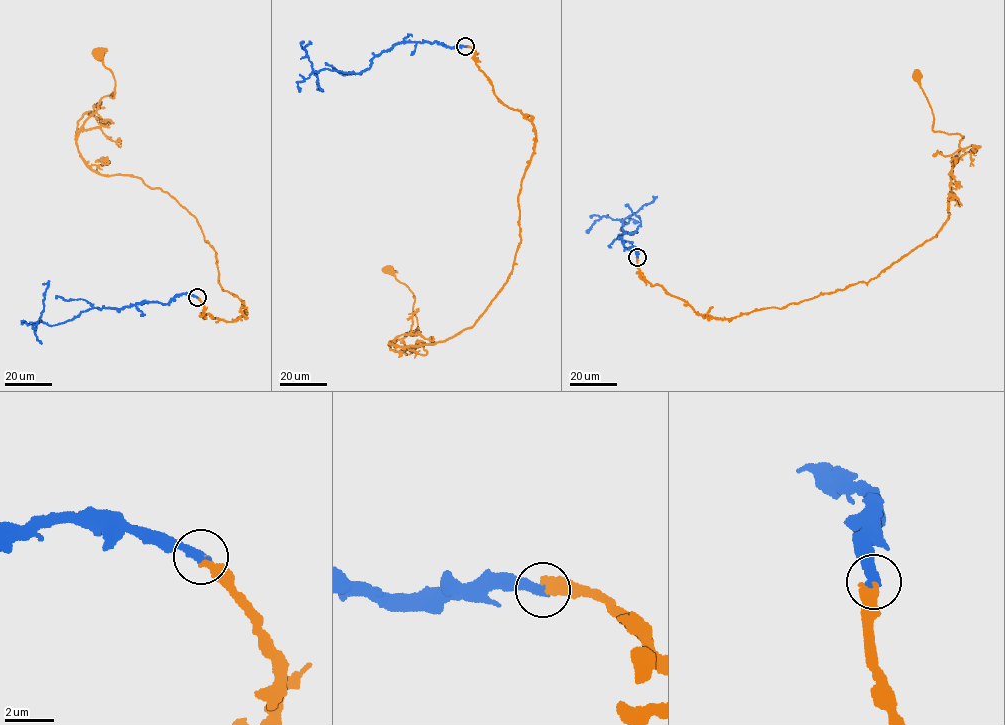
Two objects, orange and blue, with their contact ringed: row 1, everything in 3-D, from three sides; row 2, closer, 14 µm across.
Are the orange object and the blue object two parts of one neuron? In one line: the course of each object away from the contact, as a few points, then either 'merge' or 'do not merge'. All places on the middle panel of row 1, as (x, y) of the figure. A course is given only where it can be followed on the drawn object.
orange via (465, 46), (535, 131), (512, 272), (473, 326), (403, 347), (390, 341), (417, 327), (415, 299), (389, 270) | blue via (465, 46), (398, 43), (374, 57), (368, 69), (358, 73), (313, 71), (322, 89), (316, 89) | merge

